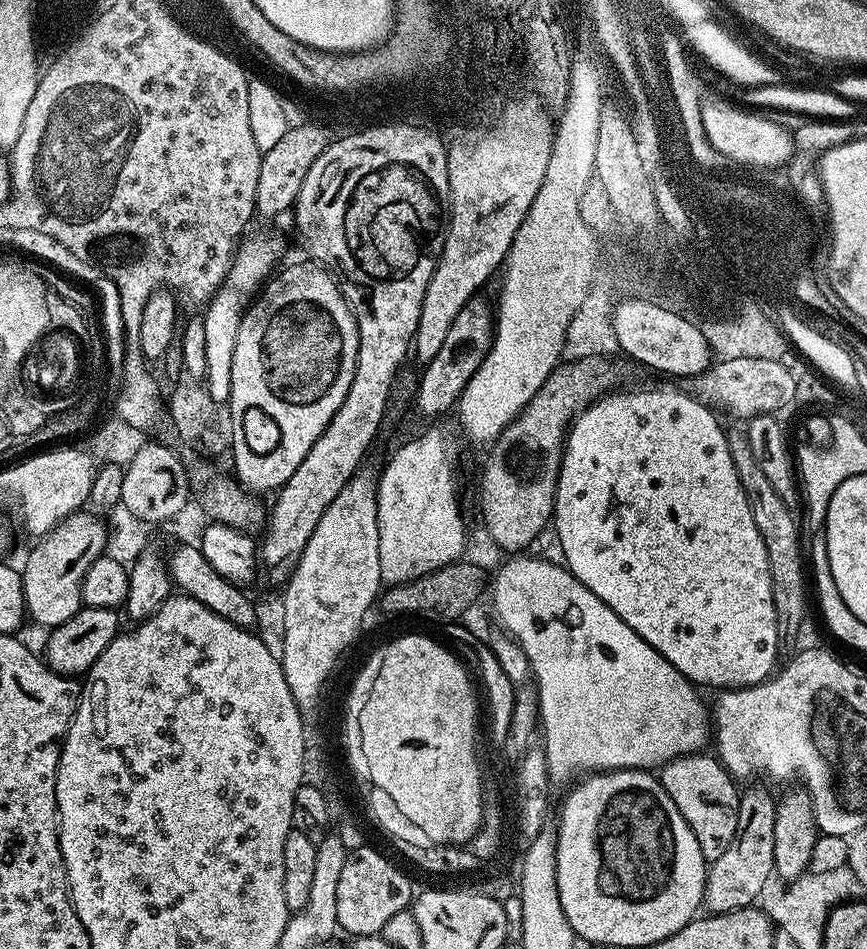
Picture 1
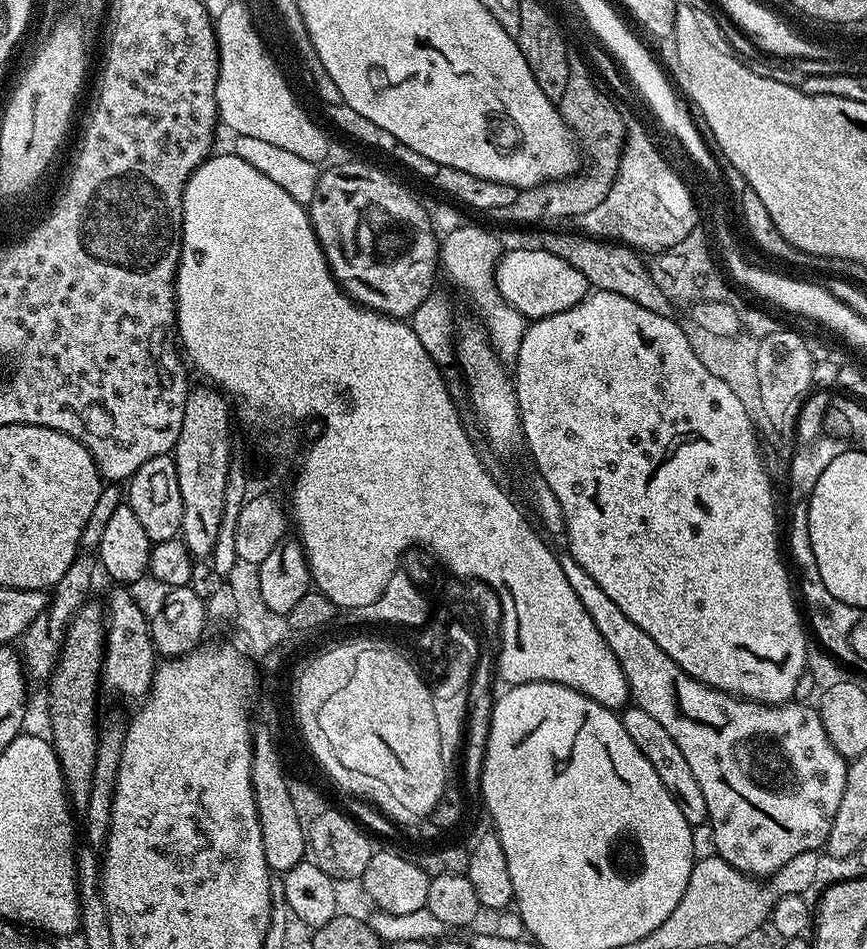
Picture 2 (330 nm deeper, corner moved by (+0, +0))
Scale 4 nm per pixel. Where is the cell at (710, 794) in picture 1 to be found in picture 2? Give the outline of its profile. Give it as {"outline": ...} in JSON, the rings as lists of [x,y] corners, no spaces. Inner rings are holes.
{"outline":[[[635,706],[625,707],[622,719],[626,734],[630,734],[630,742],[634,742],[634,746],[642,750],[642,758],[646,758],[650,766],[654,766],[654,774],[662,778],[662,786],[666,786],[670,798],[678,802],[678,810],[682,810],[682,818],[686,818],[686,822],[690,825],[699,826],[700,823],[703,825],[708,818],[706,798],[702,798],[702,786],[698,786],[698,778],[694,778],[694,770],[690,770],[682,750],[678,750],[678,742],[674,742],[674,738],[670,738],[670,733],[655,718],[650,718],[646,710]]]}

